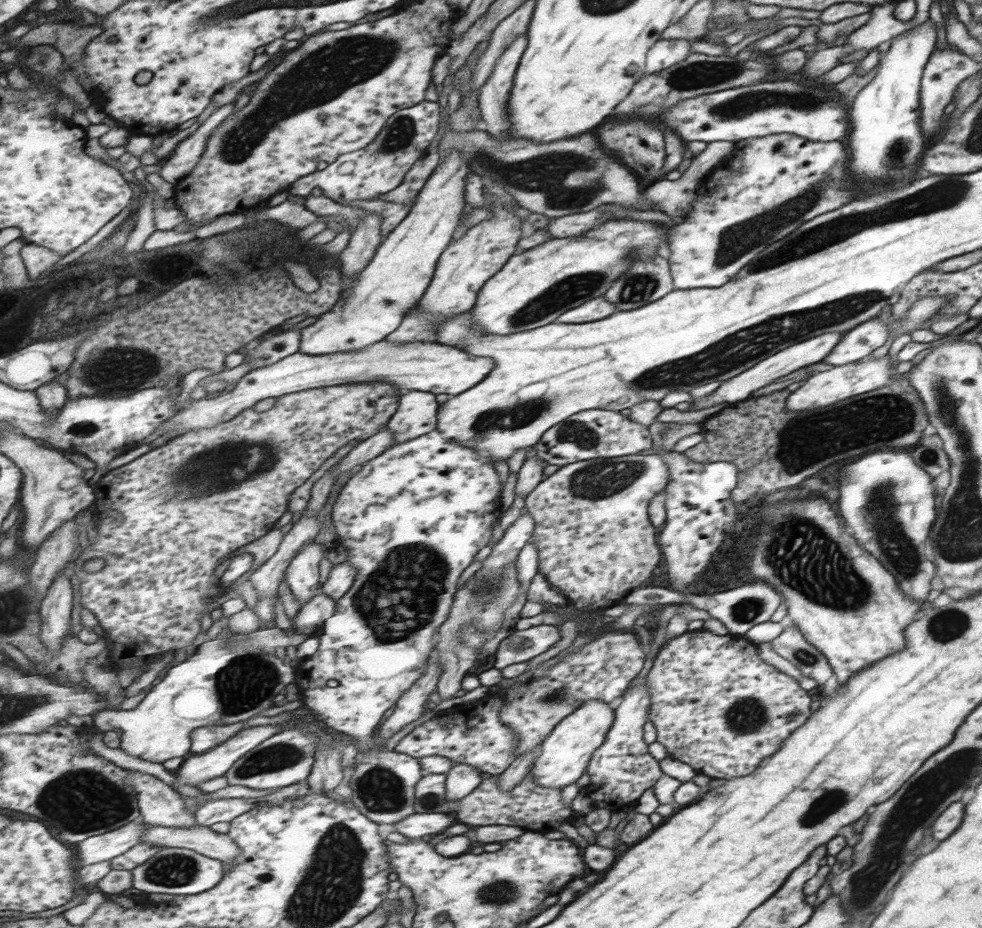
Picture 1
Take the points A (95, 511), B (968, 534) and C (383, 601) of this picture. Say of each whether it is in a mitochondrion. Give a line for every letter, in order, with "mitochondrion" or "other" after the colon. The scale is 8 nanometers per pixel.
A: other
B: mitochondrion
C: mitochondrion

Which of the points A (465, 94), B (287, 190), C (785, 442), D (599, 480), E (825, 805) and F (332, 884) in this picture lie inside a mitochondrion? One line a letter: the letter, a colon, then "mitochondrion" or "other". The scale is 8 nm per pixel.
A: other
B: other
C: mitochondrion
D: mitochondrion
E: mitochondrion
F: mitochondrion

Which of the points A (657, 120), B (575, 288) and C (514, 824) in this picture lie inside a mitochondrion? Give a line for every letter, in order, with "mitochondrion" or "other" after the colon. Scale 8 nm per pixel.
A: other
B: mitochondrion
C: other

